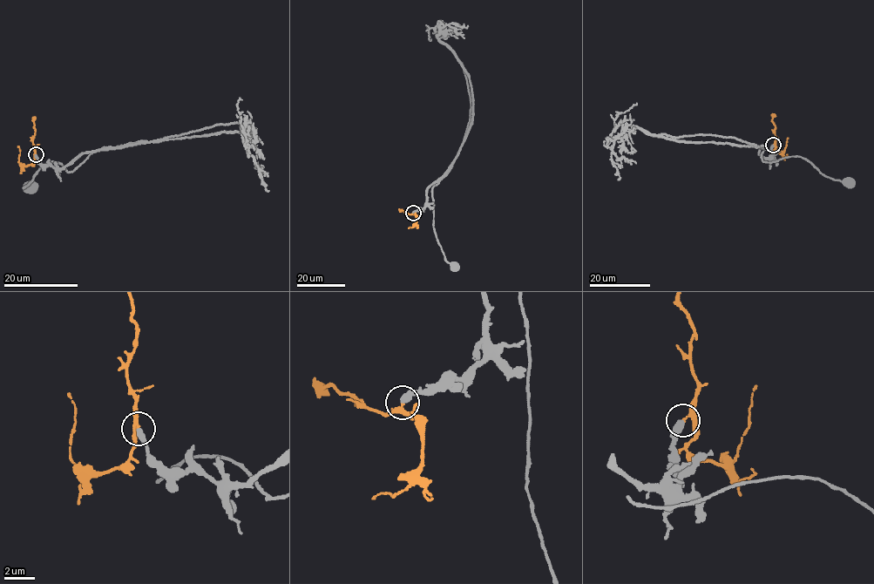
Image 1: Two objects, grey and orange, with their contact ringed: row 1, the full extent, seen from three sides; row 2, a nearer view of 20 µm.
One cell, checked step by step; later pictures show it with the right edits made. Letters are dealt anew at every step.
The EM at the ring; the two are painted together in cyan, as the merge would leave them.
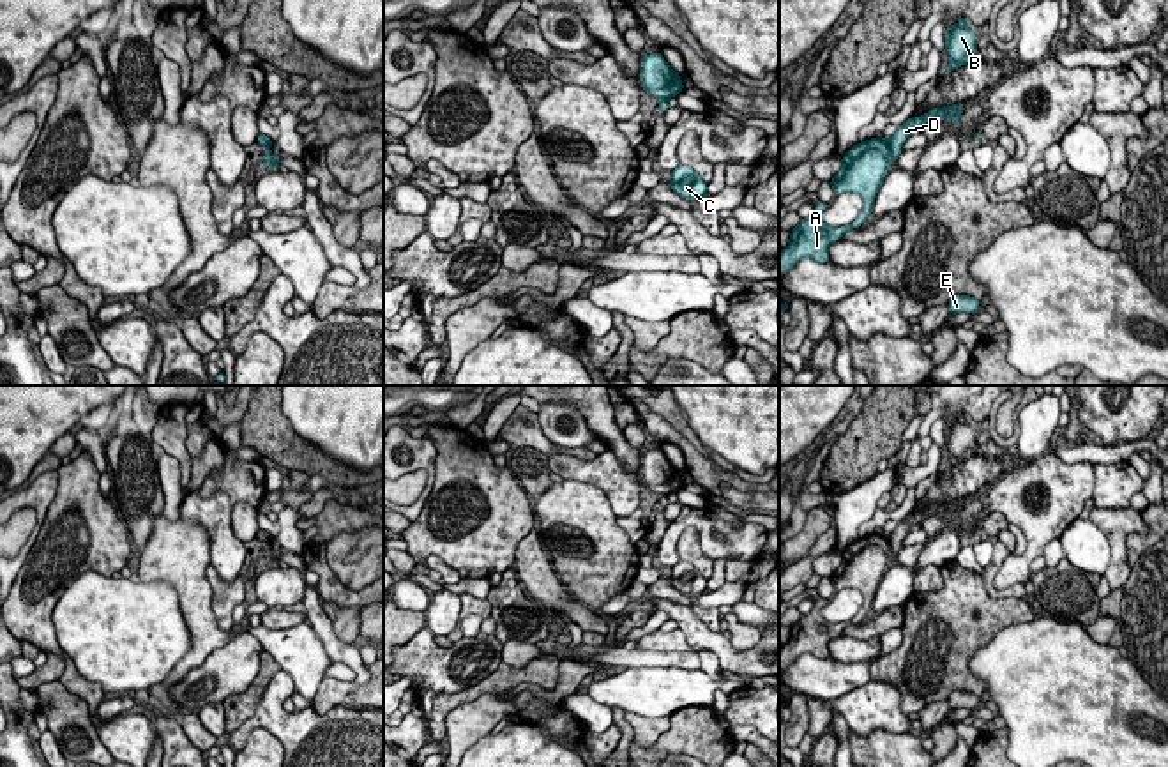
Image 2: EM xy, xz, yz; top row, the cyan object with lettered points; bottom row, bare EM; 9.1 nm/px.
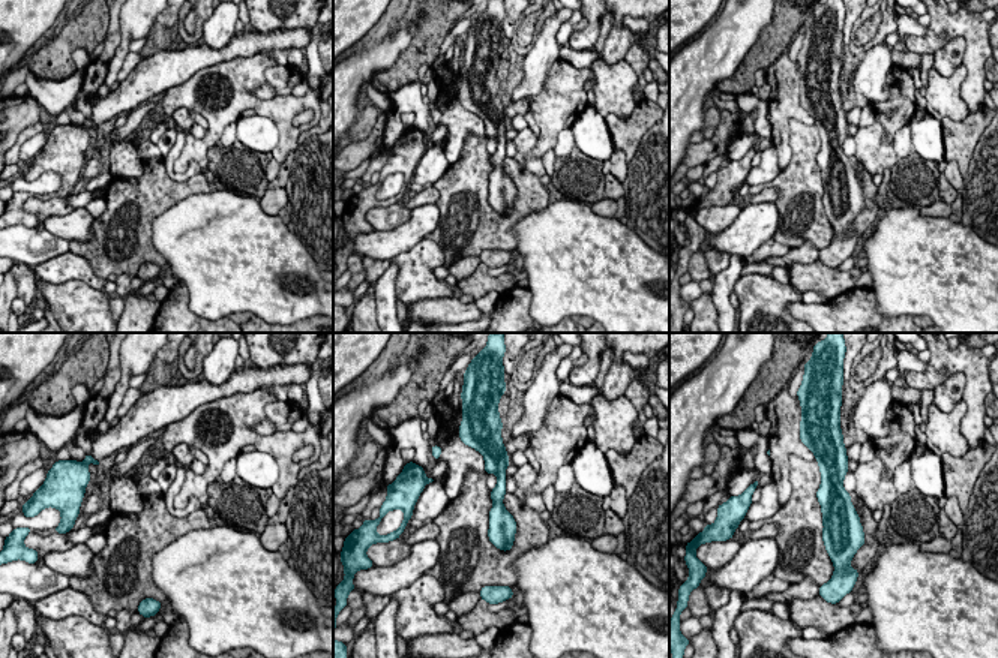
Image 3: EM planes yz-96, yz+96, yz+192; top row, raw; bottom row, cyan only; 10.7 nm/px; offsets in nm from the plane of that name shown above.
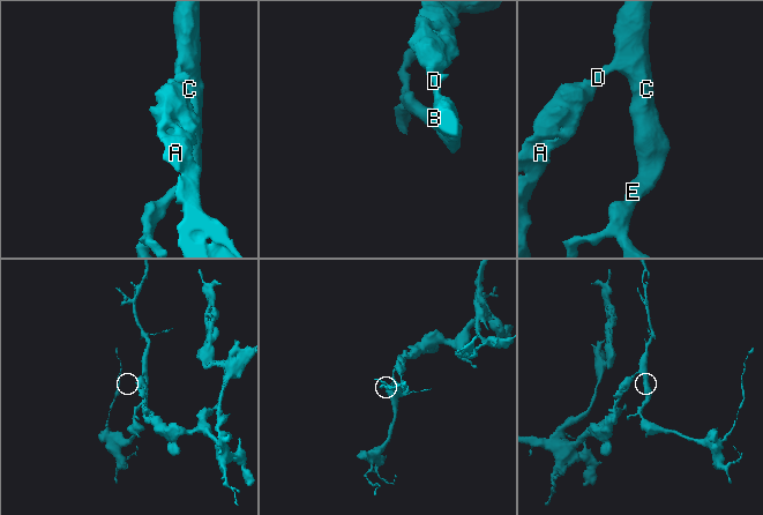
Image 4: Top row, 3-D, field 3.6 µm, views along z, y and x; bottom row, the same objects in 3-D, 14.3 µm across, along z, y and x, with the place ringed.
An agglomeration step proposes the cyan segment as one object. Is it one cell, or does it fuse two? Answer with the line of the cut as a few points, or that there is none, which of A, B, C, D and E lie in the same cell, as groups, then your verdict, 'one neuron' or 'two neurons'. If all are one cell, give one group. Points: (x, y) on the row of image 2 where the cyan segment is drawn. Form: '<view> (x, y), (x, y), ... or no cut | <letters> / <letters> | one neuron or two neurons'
yz (880, 138), (889, 149), (891, 161) | A / B C D E | two neurons

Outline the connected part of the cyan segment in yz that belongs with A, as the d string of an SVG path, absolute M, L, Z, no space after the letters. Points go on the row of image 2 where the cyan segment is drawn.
M871 138L853 145L843 157L830 186L834 194L855 193L862 198L862 210L852 224L839 228L827 226L820 214L827 203L815 203L815 210L790 232L790 242L779 251L779 274L785 276L802 258L818 263L830 262L829 246L839 240L848 230L861 228L873 209L878 187L891 166L891 148L882 138Z

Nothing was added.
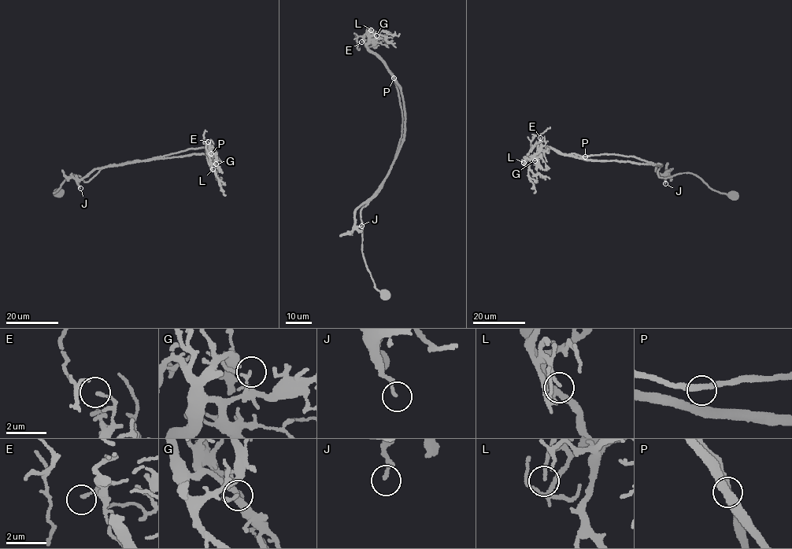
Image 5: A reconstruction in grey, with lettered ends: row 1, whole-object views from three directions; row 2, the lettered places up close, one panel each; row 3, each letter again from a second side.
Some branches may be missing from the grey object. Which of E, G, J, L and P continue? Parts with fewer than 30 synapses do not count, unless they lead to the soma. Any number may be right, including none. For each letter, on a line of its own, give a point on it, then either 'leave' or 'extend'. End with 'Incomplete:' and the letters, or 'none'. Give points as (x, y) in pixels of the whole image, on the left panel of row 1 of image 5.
E: at (208, 141); leave
G: at (216, 163); leave
J: at (80, 188); leave
L: at (212, 169); leave
P: at (211, 153); leave
Incomplete: none

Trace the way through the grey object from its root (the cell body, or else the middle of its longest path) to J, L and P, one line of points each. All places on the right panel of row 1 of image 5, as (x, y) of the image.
J: (645, 163), (659, 164), (656, 167), (665, 176), (665, 183)
L: (645, 163), (586, 160), (564, 156), (545, 146), (526, 159), (523, 163)
P: (645, 163), (652, 163), (634, 156), (610, 153), (585, 156)

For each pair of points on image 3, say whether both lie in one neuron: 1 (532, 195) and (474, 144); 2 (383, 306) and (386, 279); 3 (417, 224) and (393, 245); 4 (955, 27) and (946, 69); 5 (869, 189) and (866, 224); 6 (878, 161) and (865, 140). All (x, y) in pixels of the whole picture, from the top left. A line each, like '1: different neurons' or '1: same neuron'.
1: same neuron
2: same neuron
3: same neuron
4: different neurons
5: same neuron
6: same neuron

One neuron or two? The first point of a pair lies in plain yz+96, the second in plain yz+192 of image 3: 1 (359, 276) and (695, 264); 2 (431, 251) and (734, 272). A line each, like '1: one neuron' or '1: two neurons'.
1: one neuron
2: two neurons

